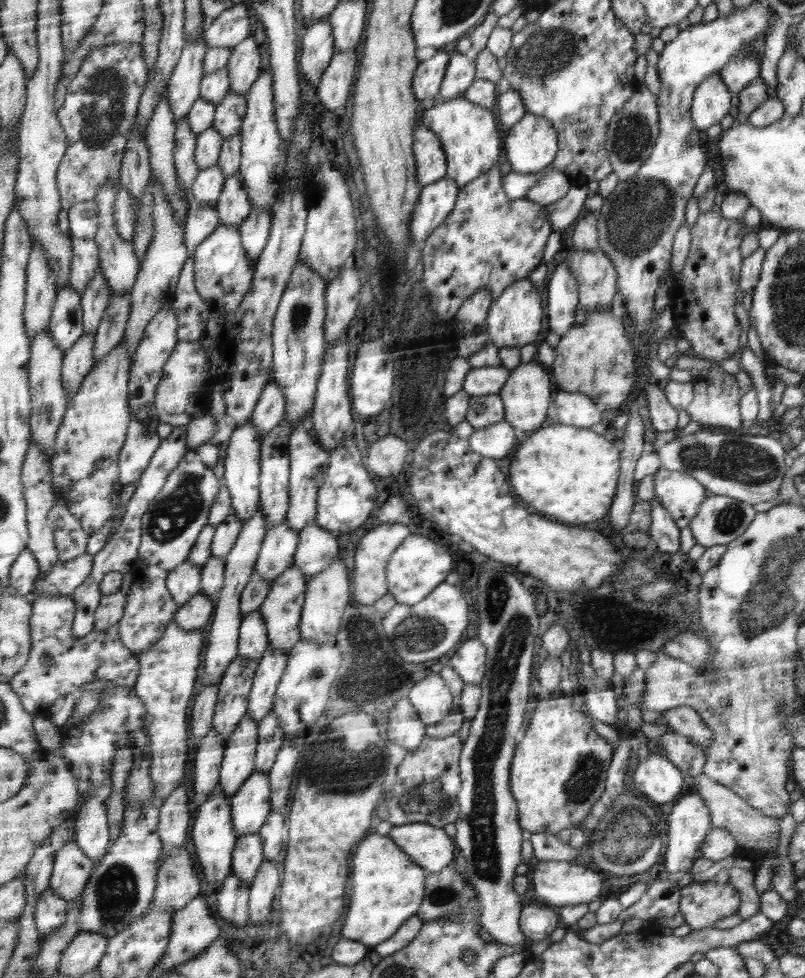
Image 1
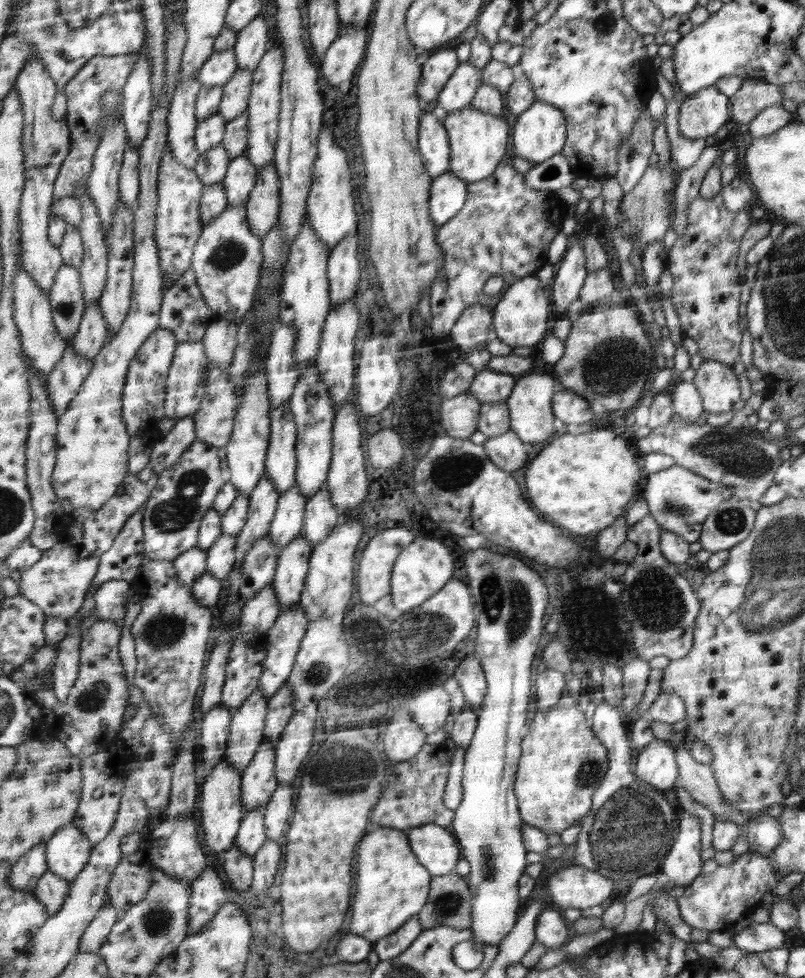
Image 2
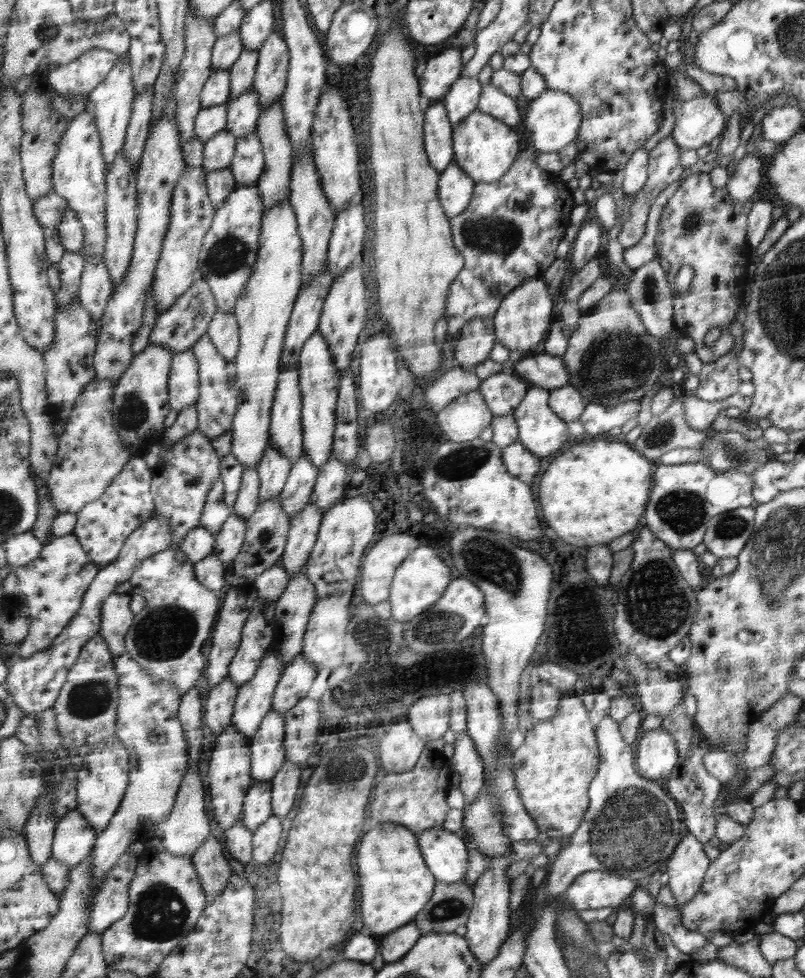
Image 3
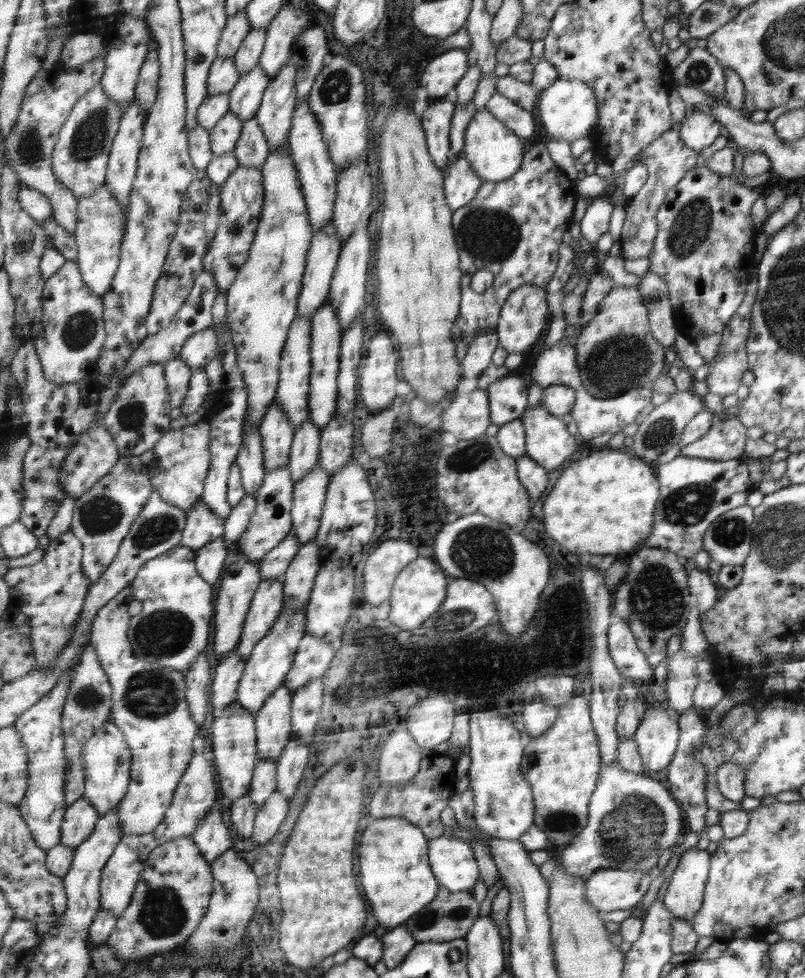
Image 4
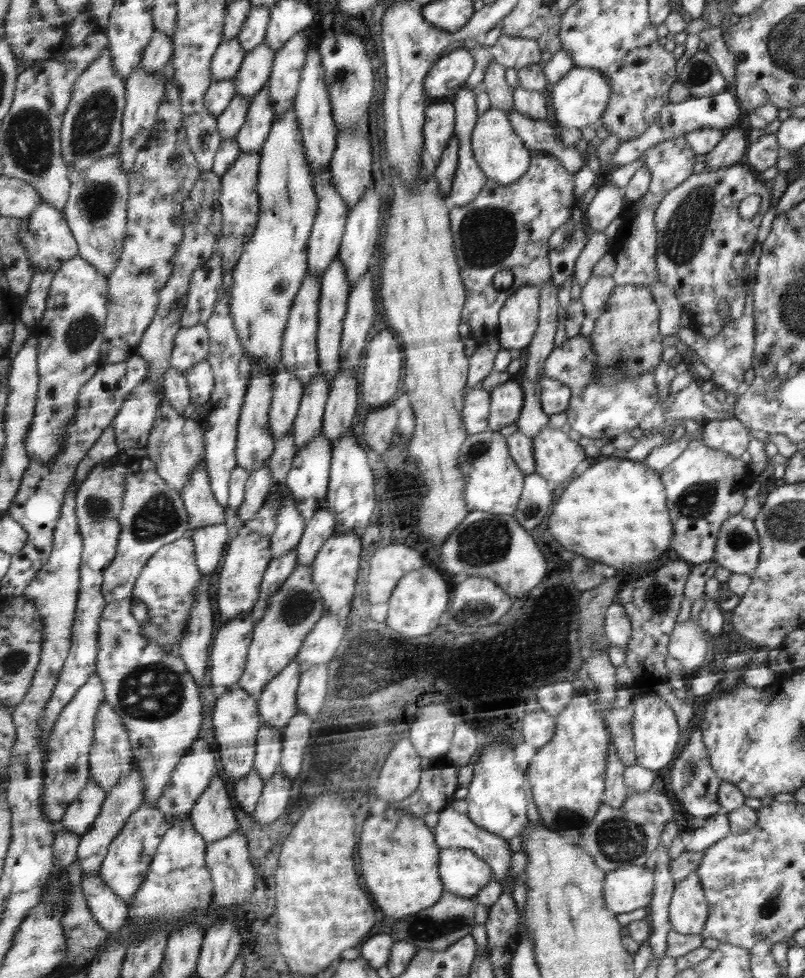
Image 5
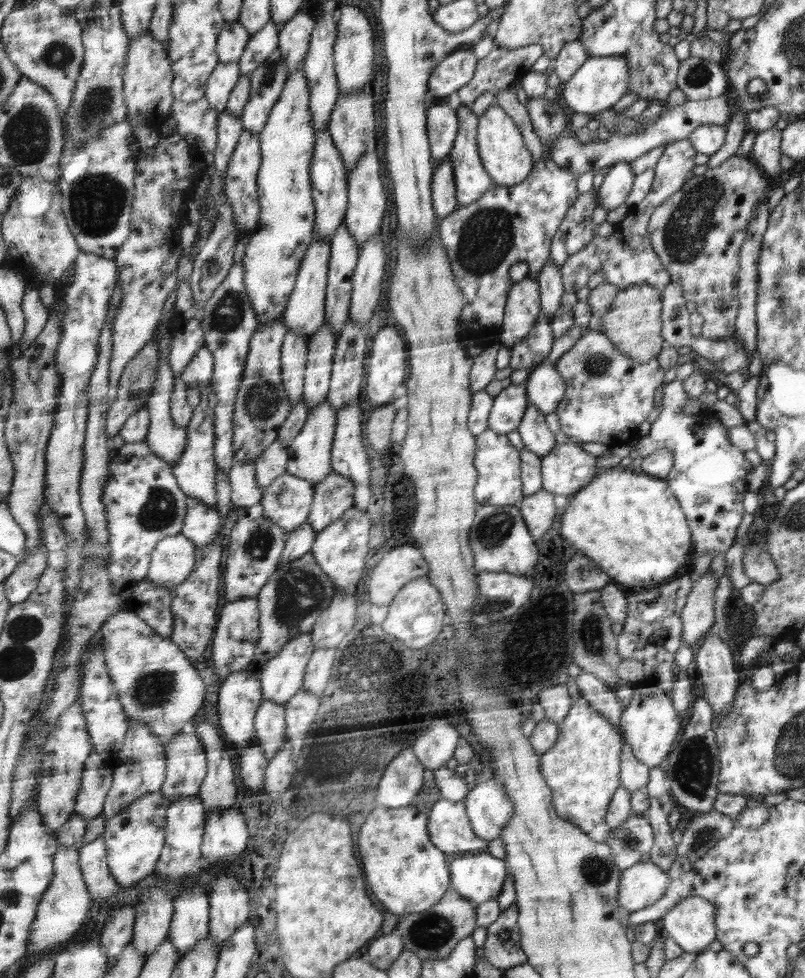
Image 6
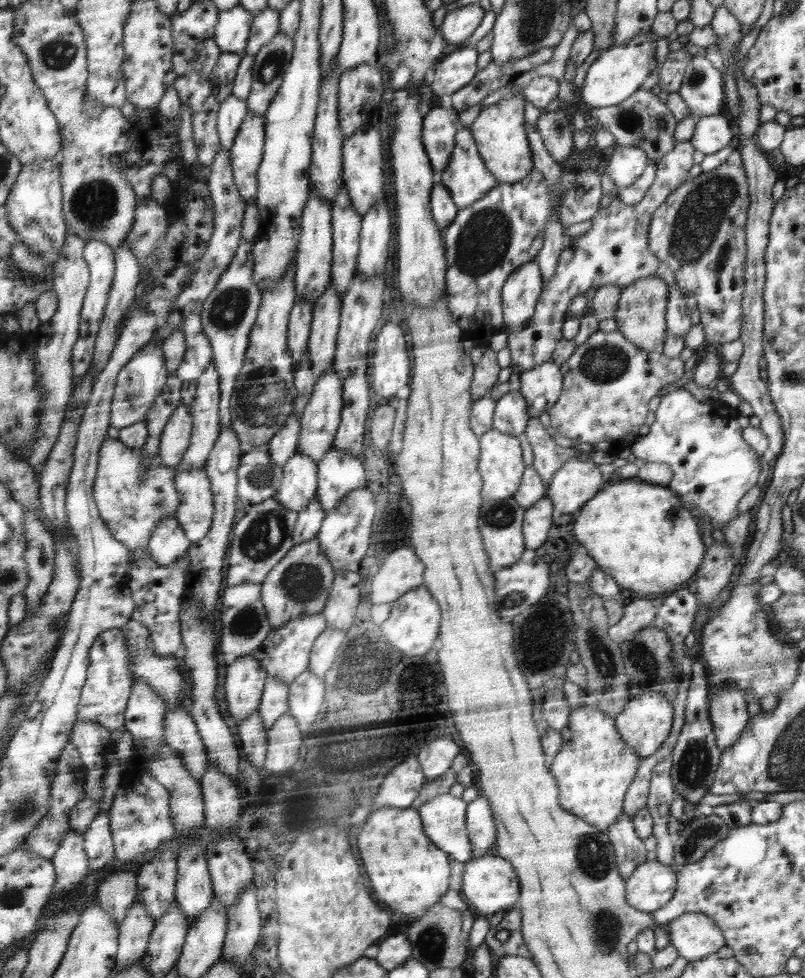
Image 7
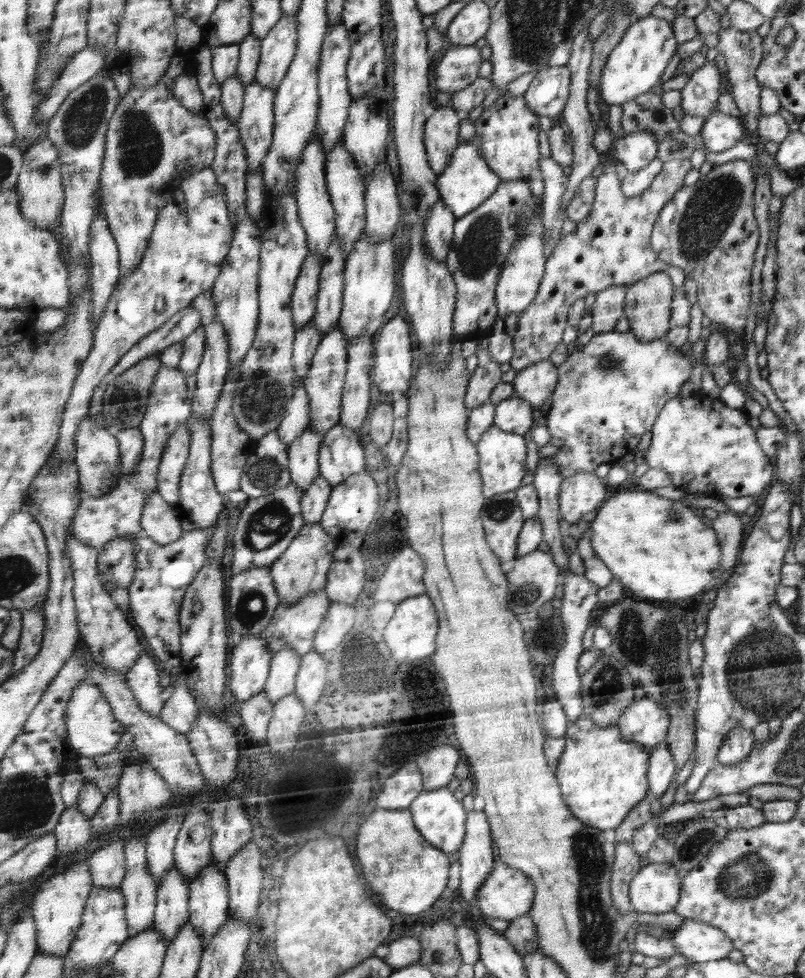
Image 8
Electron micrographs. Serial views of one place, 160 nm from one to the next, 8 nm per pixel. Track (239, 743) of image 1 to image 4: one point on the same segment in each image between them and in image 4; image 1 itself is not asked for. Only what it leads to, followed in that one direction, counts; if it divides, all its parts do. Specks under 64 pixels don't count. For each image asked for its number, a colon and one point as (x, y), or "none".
2: (248, 722)
3: (255, 699)
4: (271, 660)

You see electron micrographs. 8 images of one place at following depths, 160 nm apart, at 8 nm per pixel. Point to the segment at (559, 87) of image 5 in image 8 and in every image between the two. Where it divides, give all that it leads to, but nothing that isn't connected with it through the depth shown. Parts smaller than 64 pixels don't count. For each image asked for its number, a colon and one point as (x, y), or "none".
6: (601, 81)
7: (617, 73)
8: (635, 65)

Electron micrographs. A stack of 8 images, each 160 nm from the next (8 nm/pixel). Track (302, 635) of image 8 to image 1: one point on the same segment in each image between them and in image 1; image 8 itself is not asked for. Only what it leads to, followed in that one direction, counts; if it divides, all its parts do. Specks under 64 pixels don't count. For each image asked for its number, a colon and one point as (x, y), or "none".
1: (251, 805)
2: (259, 781)
3: (268, 747)
4: (273, 722)
5: (278, 703)
6: (282, 677)
7: (285, 654)

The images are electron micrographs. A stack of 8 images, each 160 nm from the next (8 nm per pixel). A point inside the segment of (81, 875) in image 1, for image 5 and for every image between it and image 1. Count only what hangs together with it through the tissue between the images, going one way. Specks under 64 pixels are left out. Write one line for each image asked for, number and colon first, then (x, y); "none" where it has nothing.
2: (68, 851)
3: (74, 838)
4: (81, 817)
5: (81, 814)

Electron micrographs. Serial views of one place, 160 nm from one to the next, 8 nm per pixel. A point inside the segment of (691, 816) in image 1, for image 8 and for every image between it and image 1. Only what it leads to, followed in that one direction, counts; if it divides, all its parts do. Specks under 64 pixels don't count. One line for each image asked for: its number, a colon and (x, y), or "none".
2: (682, 865)
3: (687, 867)
4: (684, 898)
5: (689, 909)
6: (691, 923)
7: (696, 935)
8: (700, 942)

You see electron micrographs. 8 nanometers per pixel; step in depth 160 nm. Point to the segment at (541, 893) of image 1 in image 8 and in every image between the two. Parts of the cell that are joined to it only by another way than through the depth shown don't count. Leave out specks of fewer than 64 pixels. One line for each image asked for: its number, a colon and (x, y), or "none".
2: (577, 887)
3: (593, 890)
4: (608, 890)
5: (629, 888)
6: (643, 884)
7: (652, 884)
8: (656, 888)

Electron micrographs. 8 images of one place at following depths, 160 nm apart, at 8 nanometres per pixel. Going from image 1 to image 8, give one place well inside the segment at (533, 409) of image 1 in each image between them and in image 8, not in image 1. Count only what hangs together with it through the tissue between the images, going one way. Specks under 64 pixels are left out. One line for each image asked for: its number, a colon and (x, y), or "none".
2: (530, 403)
3: (541, 431)
4: (547, 441)
5: (556, 457)
6: (565, 470)
7: (574, 484)
8: (582, 492)

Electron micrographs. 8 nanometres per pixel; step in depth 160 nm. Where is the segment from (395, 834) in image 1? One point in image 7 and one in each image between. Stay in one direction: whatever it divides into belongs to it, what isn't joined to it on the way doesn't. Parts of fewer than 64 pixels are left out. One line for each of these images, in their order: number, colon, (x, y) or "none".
2: (435, 847)
3: (447, 855)
4: (455, 867)
5: (463, 872)
6: (478, 877)
7: (489, 884)

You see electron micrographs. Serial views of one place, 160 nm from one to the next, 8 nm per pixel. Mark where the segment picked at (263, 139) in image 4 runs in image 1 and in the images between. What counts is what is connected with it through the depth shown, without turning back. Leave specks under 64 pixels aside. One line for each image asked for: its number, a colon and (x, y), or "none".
1: (233, 204)
2: (241, 176)
3: (247, 166)

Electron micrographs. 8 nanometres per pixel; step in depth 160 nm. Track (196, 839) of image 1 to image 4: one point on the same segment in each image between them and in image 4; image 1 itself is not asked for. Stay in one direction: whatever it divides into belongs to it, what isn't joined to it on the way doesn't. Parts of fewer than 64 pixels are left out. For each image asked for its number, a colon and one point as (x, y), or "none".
2: (222, 810)
3: (230, 779)
4: (235, 744)

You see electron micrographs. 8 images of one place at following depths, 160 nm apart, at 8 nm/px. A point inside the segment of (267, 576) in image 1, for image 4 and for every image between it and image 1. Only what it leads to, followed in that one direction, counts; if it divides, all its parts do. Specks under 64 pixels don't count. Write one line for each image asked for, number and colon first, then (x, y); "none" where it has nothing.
2: (288, 523)
3: (300, 485)
4: (305, 449)

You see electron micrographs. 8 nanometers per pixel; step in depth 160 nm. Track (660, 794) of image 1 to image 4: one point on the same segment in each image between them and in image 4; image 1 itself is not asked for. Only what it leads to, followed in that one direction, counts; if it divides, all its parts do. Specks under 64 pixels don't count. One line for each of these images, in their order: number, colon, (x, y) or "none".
2: (655, 764)
3: (656, 754)
4: (656, 737)

